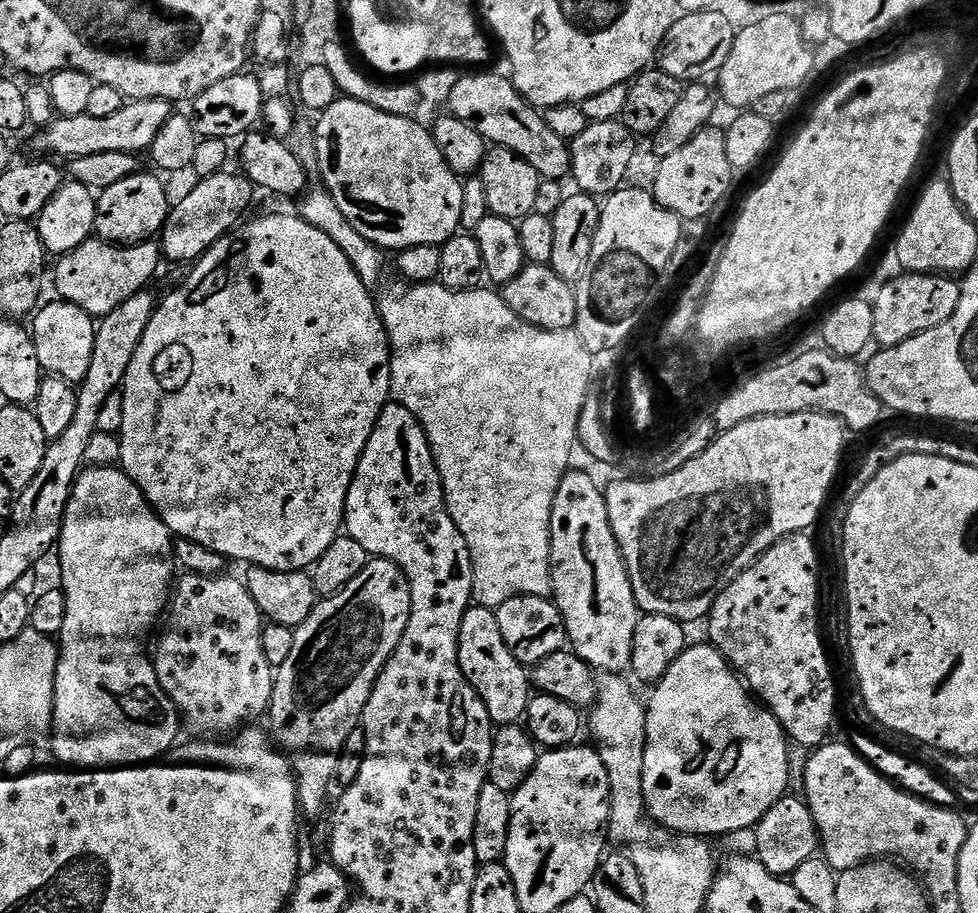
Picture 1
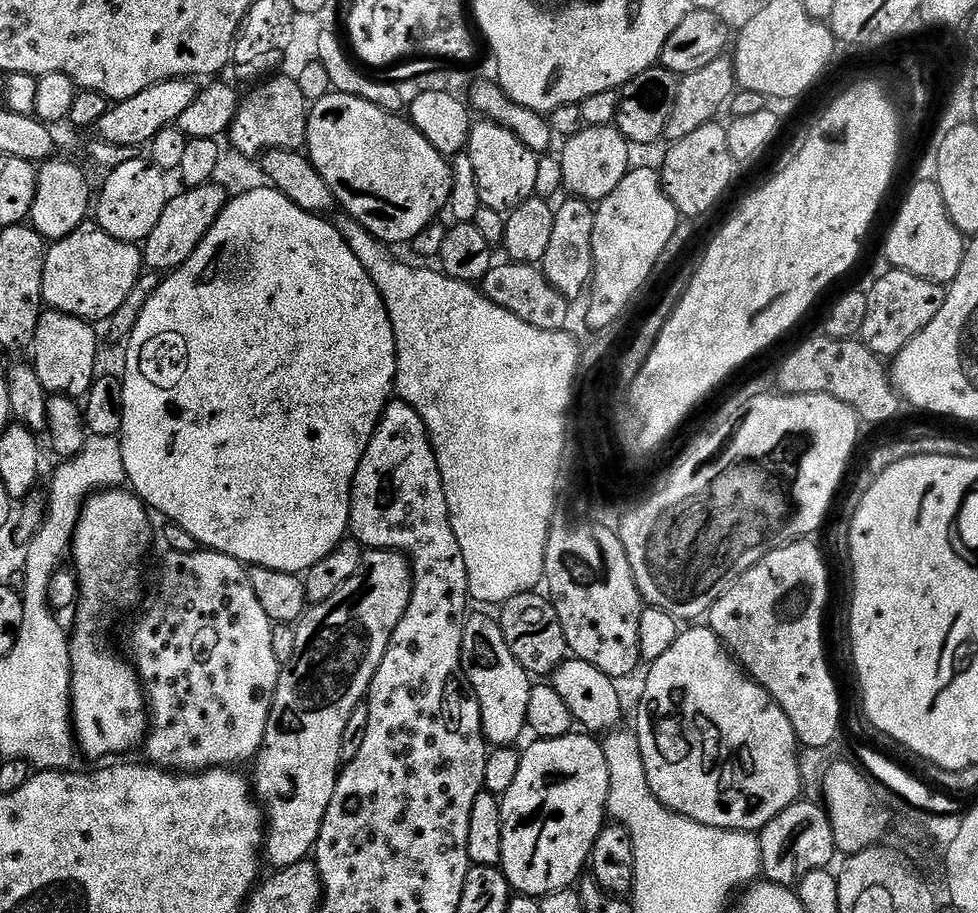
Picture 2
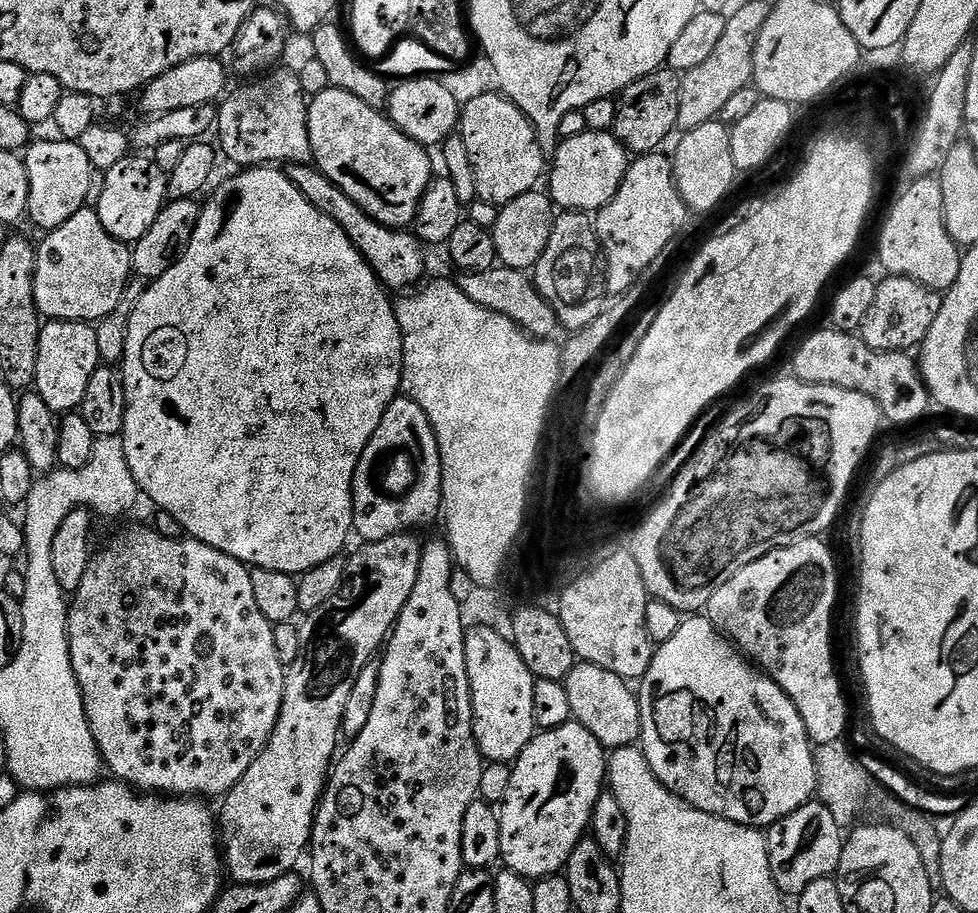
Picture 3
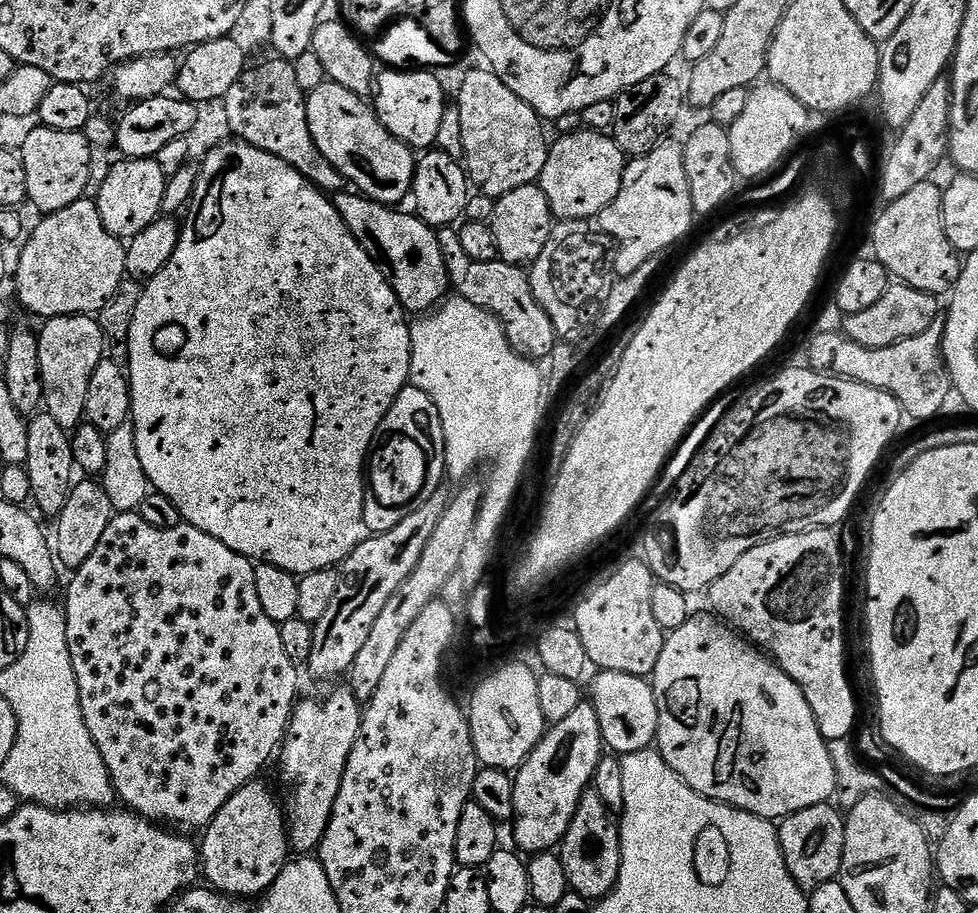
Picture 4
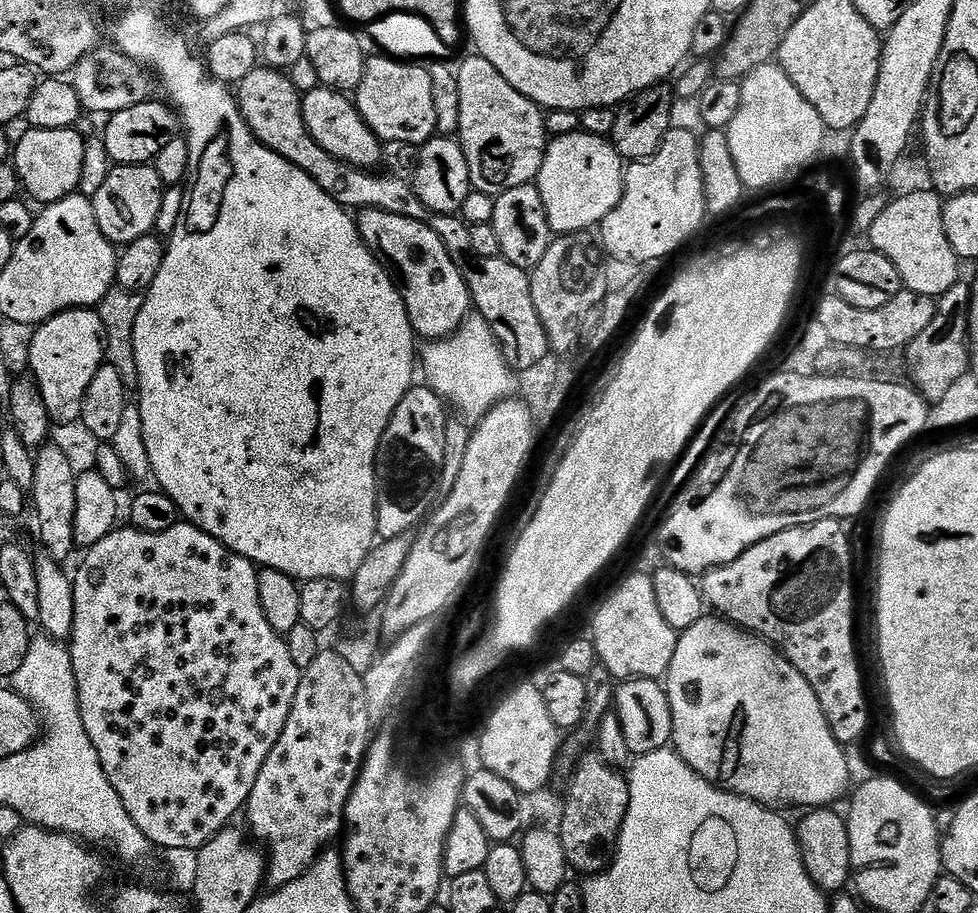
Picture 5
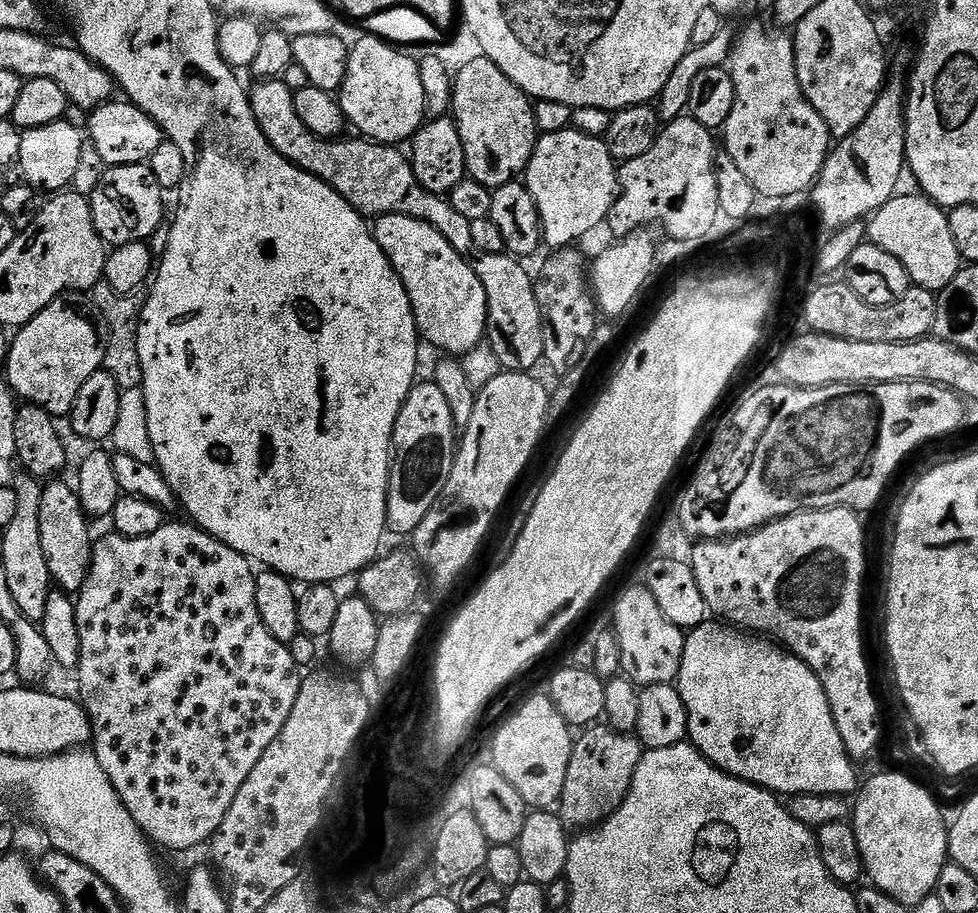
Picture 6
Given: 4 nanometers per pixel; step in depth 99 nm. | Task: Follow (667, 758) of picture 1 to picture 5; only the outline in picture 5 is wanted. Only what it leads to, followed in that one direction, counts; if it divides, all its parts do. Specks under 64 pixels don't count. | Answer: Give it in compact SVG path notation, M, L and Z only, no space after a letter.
M706 614L694 626L690 626L685 632L679 633L674 658L668 667L668 675L662 680L666 694L670 698L670 714L674 718L674 730L672 731L671 747L684 759L688 765L702 778L706 778L714 786L718 786L727 792L733 792L739 796L750 798L754 802L764 804L773 810L788 810L784 808L804 808L811 810L832 806L835 800L840 800L849 795L850 779L848 776L845 745L840 744L834 738L830 726L826 722L826 714L822 714L822 702L818 702L818 694L798 674L798 670L777 648L773 648L767 640L753 636L751 632L745 632L743 628L737 628L735 624L716 614Z

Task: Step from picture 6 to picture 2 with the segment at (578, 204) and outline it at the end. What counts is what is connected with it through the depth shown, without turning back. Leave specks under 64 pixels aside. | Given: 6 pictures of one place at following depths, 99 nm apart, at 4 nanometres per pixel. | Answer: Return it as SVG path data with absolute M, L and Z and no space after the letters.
M585 126L580 133L567 137L563 144L564 152L559 153L563 187L568 192L572 191L569 193L573 197L589 202L605 200L614 190L614 186L618 186L618 182L622 182L622 178L626 178L626 174L630 171L628 139L614 126L607 128Z

